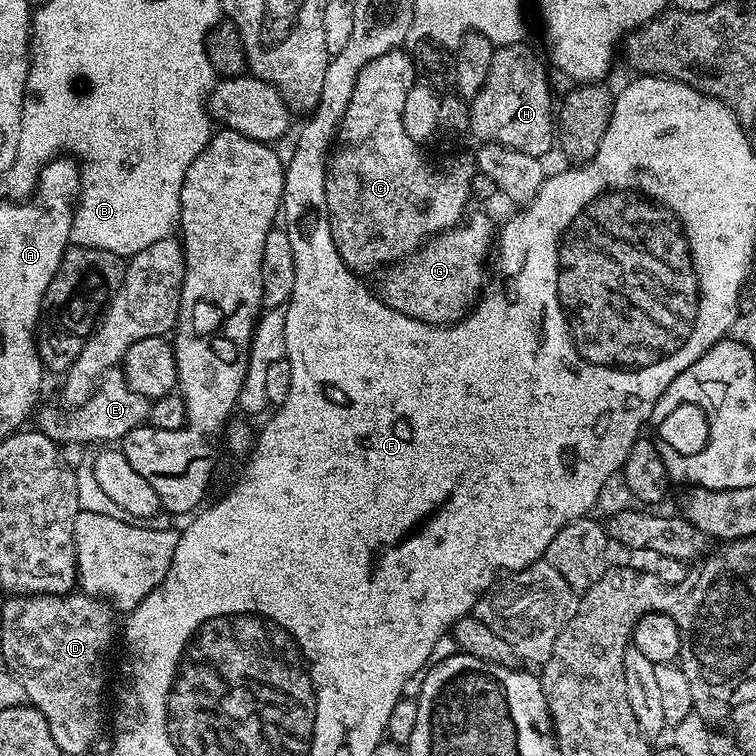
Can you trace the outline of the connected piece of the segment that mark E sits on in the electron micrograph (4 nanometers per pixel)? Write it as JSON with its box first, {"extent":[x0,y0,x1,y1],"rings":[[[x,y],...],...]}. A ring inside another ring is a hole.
{"extent":[38,366,150,446],"rings":[[[117,366],[100,377],[96,388],[92,391],[92,397],[75,410],[59,412],[56,408],[41,407],[38,412],[38,417],[40,416],[38,428],[60,446],[120,442],[126,434],[130,434],[130,430],[149,423],[149,405],[150,401],[145,396],[130,390],[124,377],[123,367]]]}

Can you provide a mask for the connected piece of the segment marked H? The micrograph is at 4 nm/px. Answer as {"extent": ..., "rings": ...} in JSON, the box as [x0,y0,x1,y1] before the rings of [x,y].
{"extent":[469,42,554,158],"rings":[[[525,42],[522,44],[502,44],[495,49],[493,54],[493,62],[490,65],[490,72],[486,77],[486,82],[482,86],[479,93],[476,96],[471,97],[469,108],[469,126],[471,135],[477,136],[477,141],[486,144],[501,144],[506,146],[510,150],[518,150],[522,154],[530,154],[531,156],[538,156],[541,158],[547,157],[547,152],[551,150],[552,144],[554,148],[554,100],[552,104],[552,84],[548,81],[548,68],[549,65],[546,63],[545,57],[535,52],[531,48],[531,43]]]}

